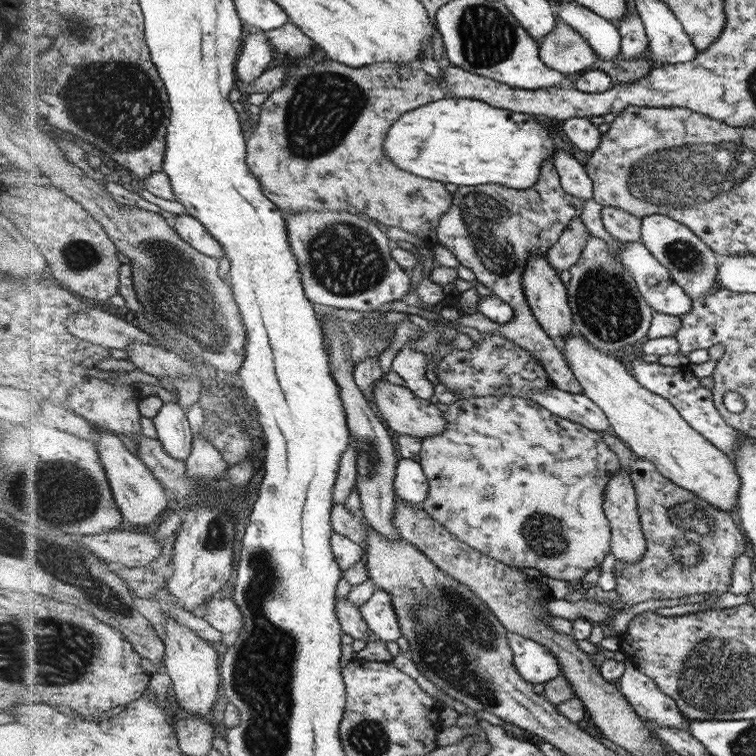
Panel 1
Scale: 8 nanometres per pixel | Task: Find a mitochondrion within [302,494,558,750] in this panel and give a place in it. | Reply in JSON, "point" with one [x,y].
{"point":[454,635]}

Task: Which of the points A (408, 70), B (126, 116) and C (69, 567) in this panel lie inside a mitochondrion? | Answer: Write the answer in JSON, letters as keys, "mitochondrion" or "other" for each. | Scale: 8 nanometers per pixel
{"A":"other","B":"mitochondrion","C":"mitochondrion"}

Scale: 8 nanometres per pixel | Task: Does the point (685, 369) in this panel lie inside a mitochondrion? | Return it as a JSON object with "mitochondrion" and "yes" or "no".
{"mitochondrion":"no"}

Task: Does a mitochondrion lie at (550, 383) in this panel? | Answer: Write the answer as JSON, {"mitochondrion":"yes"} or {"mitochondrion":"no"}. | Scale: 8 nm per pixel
{"mitochondrion":"no"}

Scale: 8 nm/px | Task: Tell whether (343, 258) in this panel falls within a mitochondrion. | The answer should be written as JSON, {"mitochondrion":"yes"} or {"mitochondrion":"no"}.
{"mitochondrion":"yes"}

